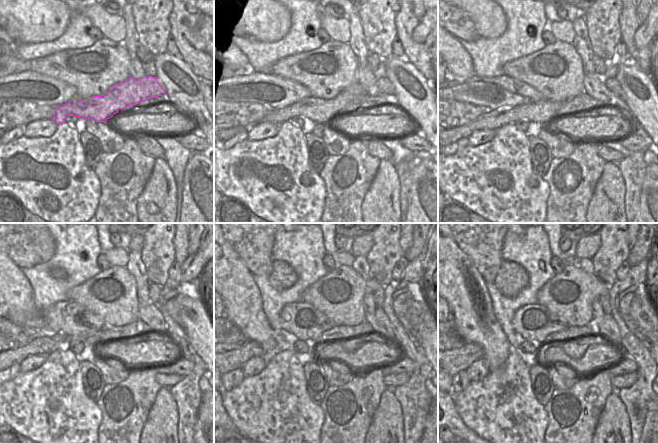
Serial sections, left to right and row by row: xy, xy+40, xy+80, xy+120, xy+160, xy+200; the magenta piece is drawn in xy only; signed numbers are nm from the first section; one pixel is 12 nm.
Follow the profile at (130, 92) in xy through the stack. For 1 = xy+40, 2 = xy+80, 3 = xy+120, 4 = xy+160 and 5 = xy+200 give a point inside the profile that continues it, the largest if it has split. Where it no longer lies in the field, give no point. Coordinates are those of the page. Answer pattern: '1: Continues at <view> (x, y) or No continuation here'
1: Continues at xy+40 (318, 110)
2: Continues at xy+80 (543, 111)
3: Continues at xy+120 (47, 344)
4: Continues at xy+160 (234, 359)
5: Continues at xy+200 (459, 359).

